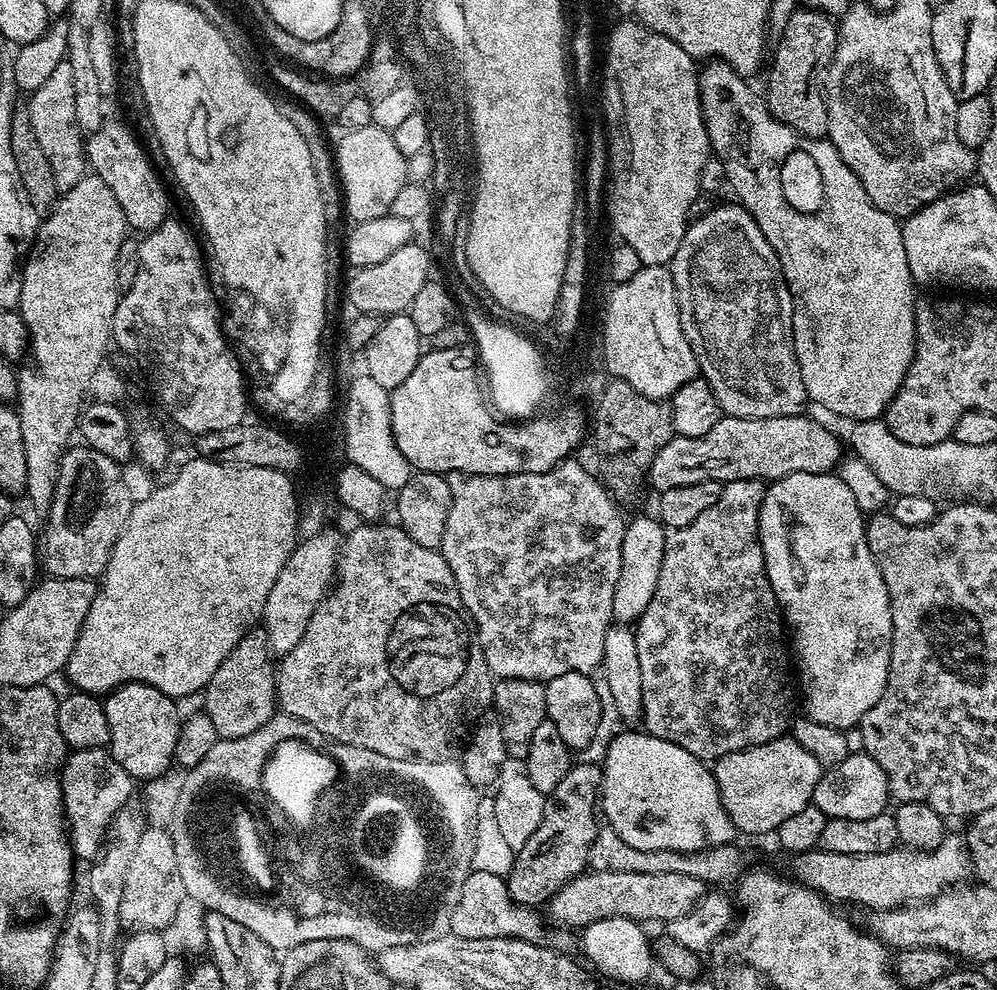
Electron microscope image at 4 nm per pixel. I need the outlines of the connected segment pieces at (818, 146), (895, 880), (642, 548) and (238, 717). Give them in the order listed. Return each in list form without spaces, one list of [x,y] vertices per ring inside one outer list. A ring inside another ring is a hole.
[[[712,60],[699,69],[700,74],[700,105],[708,130],[708,143],[715,159],[722,162],[724,179],[729,189],[736,191],[735,199],[758,222],[758,230],[766,234],[766,242],[778,254],[778,262],[782,266],[782,274],[786,286],[792,295],[792,333],[794,334],[794,354],[798,358],[798,366],[802,370],[802,382],[806,386],[809,401],[836,416],[845,416],[848,422],[860,420],[879,420],[883,417],[888,403],[898,394],[902,382],[912,365],[916,353],[916,302],[918,285],[910,274],[910,262],[906,262],[906,246],[902,246],[902,224],[899,219],[874,206],[854,170],[842,162],[842,154],[833,146],[832,141],[825,138],[815,140],[798,134],[790,126],[778,122],[768,109],[767,99],[751,88],[749,81],[738,75],[731,66],[721,60]]]
[[[945,835],[936,849],[920,851],[897,846],[882,854],[834,854],[822,847],[811,852],[795,853],[798,879],[807,888],[814,888],[829,901],[850,900],[875,910],[903,908],[913,902],[927,902],[941,892],[959,885],[970,876],[967,847],[959,835]]]
[[[655,515],[636,516],[627,521],[622,538],[622,570],[618,570],[618,582],[614,586],[614,606],[612,618],[617,625],[632,626],[640,615],[650,606],[650,598],[654,598],[654,589],[658,586],[658,574],[662,574],[662,554],[666,550],[668,532]]]
[[[257,626],[247,632],[238,646],[230,650],[226,662],[214,670],[214,678],[210,678],[204,687],[203,698],[202,711],[210,718],[210,722],[214,722],[214,730],[219,739],[242,738],[243,735],[254,734],[277,714],[274,653],[268,646],[268,635],[263,627]]]

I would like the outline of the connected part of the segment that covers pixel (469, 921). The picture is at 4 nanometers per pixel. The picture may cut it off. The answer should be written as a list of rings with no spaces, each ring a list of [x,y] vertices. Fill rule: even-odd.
[[[472,871],[463,883],[461,900],[454,909],[451,935],[462,940],[510,936],[527,938],[533,942],[543,941],[545,939],[543,922],[536,916],[523,916],[522,913],[524,912],[521,906],[516,904],[508,893],[505,877]]]

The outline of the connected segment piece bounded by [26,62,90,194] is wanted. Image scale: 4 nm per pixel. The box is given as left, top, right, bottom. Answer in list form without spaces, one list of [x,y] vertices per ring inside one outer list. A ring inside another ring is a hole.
[[[67,62],[58,65],[50,73],[49,80],[43,86],[38,86],[38,90],[31,92],[27,100],[30,126],[34,126],[34,134],[50,162],[56,191],[60,194],[68,192],[74,186],[78,186],[78,182],[90,168],[86,136],[80,131],[78,113],[74,111],[74,70],[70,70]]]

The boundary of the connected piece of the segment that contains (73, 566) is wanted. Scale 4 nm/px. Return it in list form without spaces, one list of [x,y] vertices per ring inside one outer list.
[[[87,446],[69,447],[62,458],[54,502],[42,532],[42,568],[58,580],[103,577],[110,554],[132,513],[134,495],[124,481],[121,465]]]

